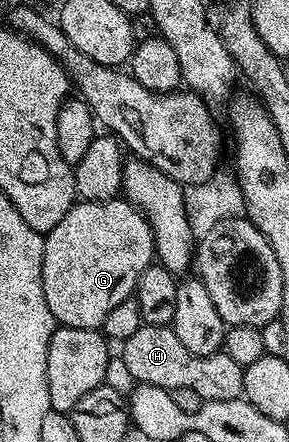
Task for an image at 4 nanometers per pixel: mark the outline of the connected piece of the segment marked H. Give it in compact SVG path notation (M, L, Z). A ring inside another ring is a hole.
M143 326L134 336L128 337L126 343L121 344L122 363L128 374L134 378L135 384L147 383L156 385L165 391L177 388L191 388L197 392L203 401L215 399L228 401L242 395L242 373L244 368L236 365L232 357L225 353L200 357L196 353L188 353L180 337L176 337L173 326L147 327Z

